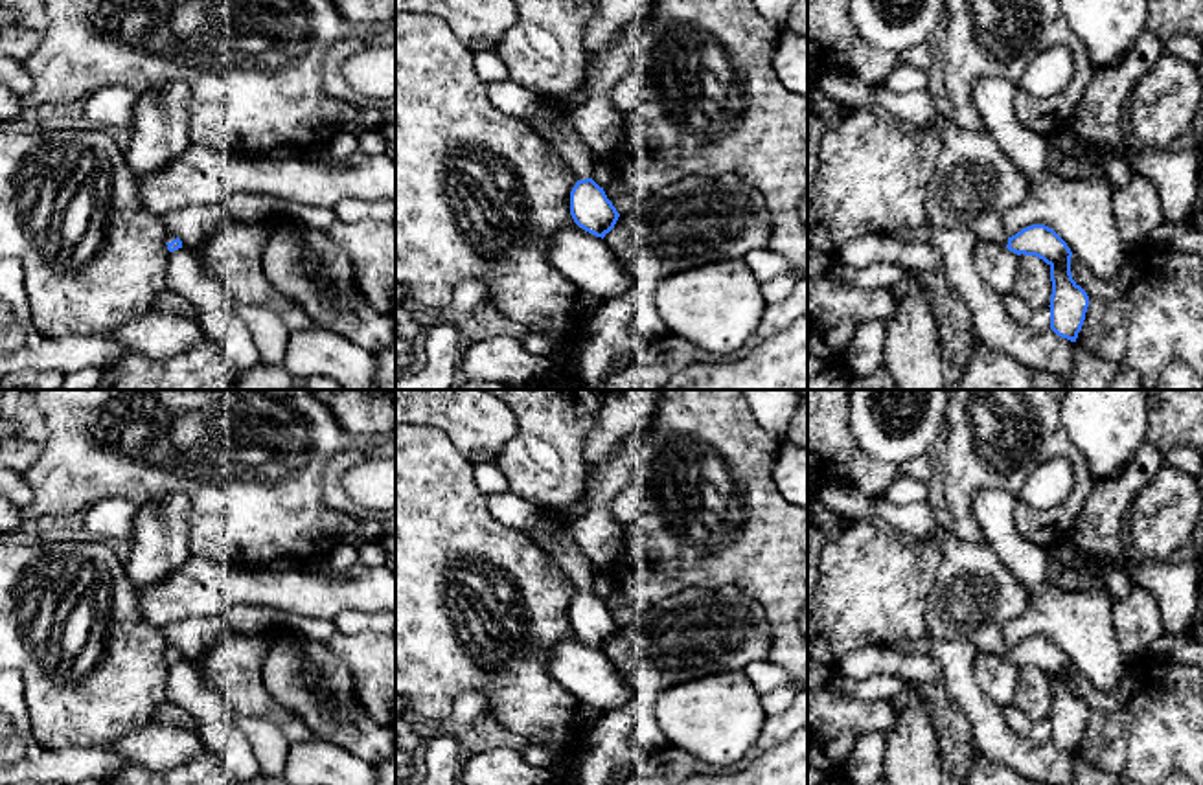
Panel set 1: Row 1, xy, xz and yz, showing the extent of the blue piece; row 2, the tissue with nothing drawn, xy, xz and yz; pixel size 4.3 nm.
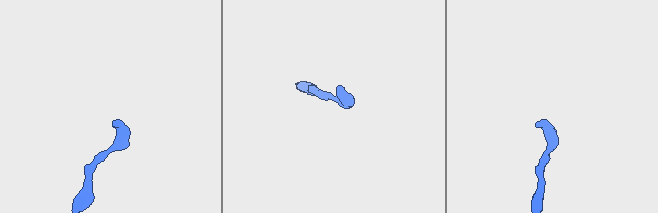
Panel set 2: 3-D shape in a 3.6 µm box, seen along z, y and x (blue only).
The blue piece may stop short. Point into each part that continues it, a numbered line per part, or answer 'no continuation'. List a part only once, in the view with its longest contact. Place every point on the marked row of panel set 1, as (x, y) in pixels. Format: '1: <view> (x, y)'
1: xz (554, 124)

